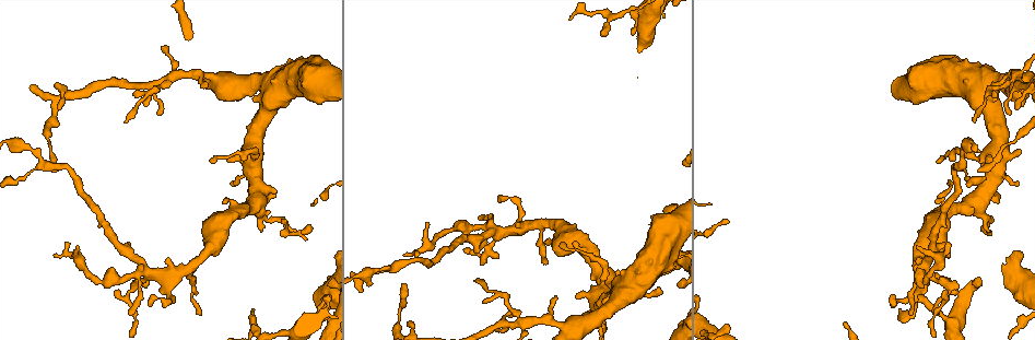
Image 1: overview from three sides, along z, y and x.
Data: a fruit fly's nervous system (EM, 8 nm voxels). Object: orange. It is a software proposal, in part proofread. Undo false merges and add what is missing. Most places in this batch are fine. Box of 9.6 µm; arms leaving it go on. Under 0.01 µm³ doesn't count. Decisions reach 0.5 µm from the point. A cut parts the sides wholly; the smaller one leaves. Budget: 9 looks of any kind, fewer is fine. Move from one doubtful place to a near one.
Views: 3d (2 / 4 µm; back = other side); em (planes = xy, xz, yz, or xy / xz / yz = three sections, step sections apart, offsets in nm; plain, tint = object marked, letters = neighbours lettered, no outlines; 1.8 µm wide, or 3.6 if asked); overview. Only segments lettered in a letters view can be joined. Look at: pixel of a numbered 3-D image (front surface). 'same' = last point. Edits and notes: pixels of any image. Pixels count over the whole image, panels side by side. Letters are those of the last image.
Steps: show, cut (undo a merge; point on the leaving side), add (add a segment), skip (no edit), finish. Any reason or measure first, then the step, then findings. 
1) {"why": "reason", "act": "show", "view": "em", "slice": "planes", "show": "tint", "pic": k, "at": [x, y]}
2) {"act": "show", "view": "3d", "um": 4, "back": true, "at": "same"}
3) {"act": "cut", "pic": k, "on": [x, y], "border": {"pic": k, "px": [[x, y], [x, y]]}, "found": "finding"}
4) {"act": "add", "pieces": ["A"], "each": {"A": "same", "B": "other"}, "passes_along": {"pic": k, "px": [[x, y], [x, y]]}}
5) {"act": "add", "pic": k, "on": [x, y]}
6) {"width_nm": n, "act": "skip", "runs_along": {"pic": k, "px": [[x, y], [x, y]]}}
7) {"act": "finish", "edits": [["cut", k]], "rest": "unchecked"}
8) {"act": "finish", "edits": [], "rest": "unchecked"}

{"why": "four-way junction", "act": "show", "view": "3d", "um": 2, "pic": 1, "at": [1016, 78]}

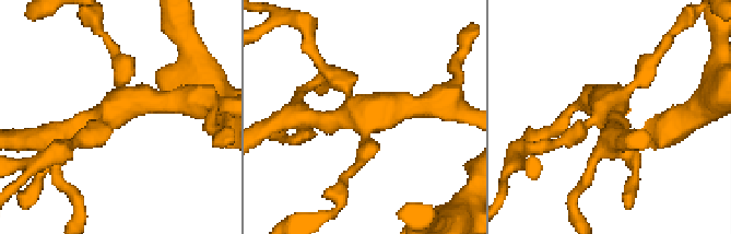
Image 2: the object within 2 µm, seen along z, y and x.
{"act": "show", "view": "em", "slice": "yz", "step": 4, "show": "letters", "pic": 2, "at": [106, 114]}

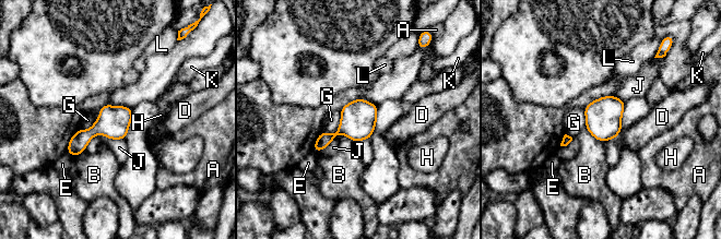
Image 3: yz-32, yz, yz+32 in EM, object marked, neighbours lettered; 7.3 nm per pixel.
{"act": "skip", "each": {"A": "other", "B": "other", "D": "other", "E": "other", "G": "other", "H": "other", "J": "other", "K": "other", "L": "other"}, "border": {"pic": 3, "px": [[125, 139], [96, 134], [83, 152]]}, "found": "one neuron here"}

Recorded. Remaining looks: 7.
{"why": "abrupt turn", "act": "show", "view": "em", "um": 3.6, "slice": "xz", "step": 16, "show": "tint", "pic": 1, "at": [259, 213]}

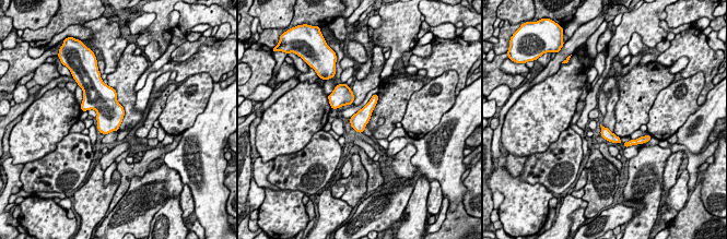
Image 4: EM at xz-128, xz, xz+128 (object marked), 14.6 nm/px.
{"act": "show", "view": "em", "um": 3.6, "slice": "planes", "show": "letters", "at": "same"}

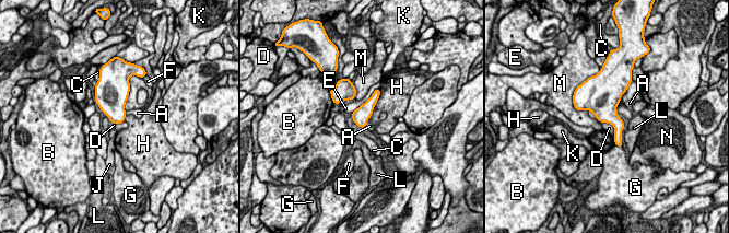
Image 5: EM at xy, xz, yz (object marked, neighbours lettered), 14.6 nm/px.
{"longest_contact_nm": ["E", 550], "act": "skip", "each": {"A": "other", "B": "other", "C": "other", "D": "other", "E": "other", "F": "other", "G": "other", "H": "other", "J": "other", "K": "other", "L": "other", "M": "other", "N": "other"}, "border": {"pic": 5, "px": [[598, 119], [609, 123], [615, 131]]}, "found": "all the same neuron"}

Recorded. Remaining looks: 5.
{"why": "free end", "act": "show", "view": "3d", "um": 2, "pic": 1, "at": [674, 206]}

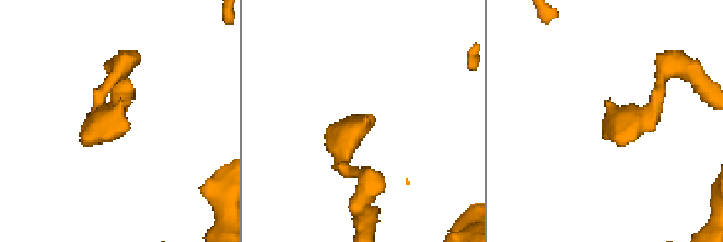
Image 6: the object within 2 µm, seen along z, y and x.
{"why": "need the tissue", "act": "show", "view": "em", "slice": "xz", "step": 8, "show": "letters", "pic": 6, "at": [121, 100]}

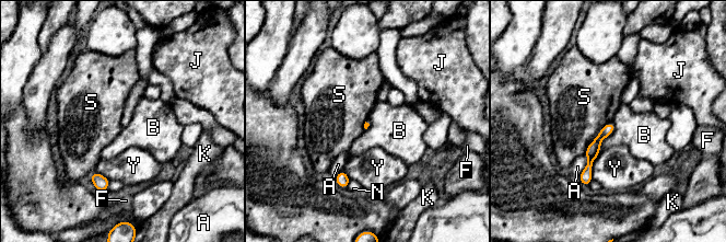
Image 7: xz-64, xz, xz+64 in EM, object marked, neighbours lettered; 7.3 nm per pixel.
{"act": "skip", "each": {"A": "other", "B": "other", "F": "other", "J": "other", "K": "other", "N": "other", "S": "other", "Y": "other"}, "found": "none of them fits"}

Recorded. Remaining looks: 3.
{"why": "tapers out", "act": "show", "view": "3d", "um": 4, "pic": 1, "at": [600, 33]}

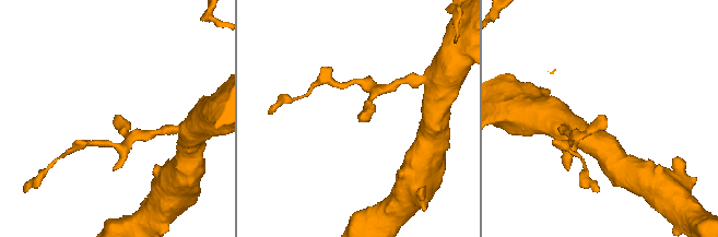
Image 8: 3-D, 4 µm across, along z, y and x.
{"why": "now the EM", "act": "show", "view": "em", "slice": "planes", "show": "letters", "pic": 8, "at": [357, 115]}

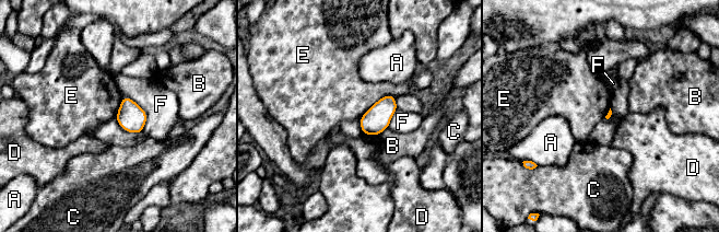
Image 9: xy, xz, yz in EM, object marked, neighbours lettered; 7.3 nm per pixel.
{"act": "skip", "each": {"A": "other", "B": "other", "C": "other", "D": "other", "E": "other", "F": "other"}, "border": {"pic": 9, "px": [[395, 95], [381, 96], [358, 118]]}, "found": "none of them fits"}

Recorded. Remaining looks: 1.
{"act": "finish", "edits": [], "rest": "unchecked"}

